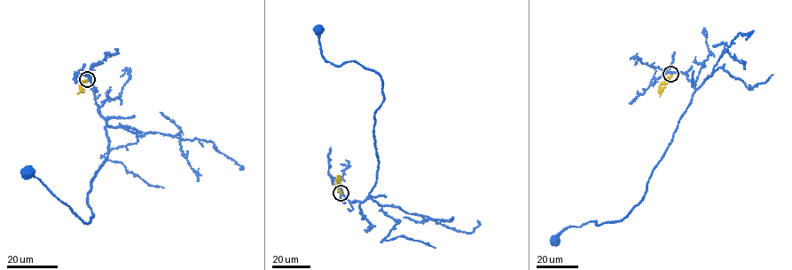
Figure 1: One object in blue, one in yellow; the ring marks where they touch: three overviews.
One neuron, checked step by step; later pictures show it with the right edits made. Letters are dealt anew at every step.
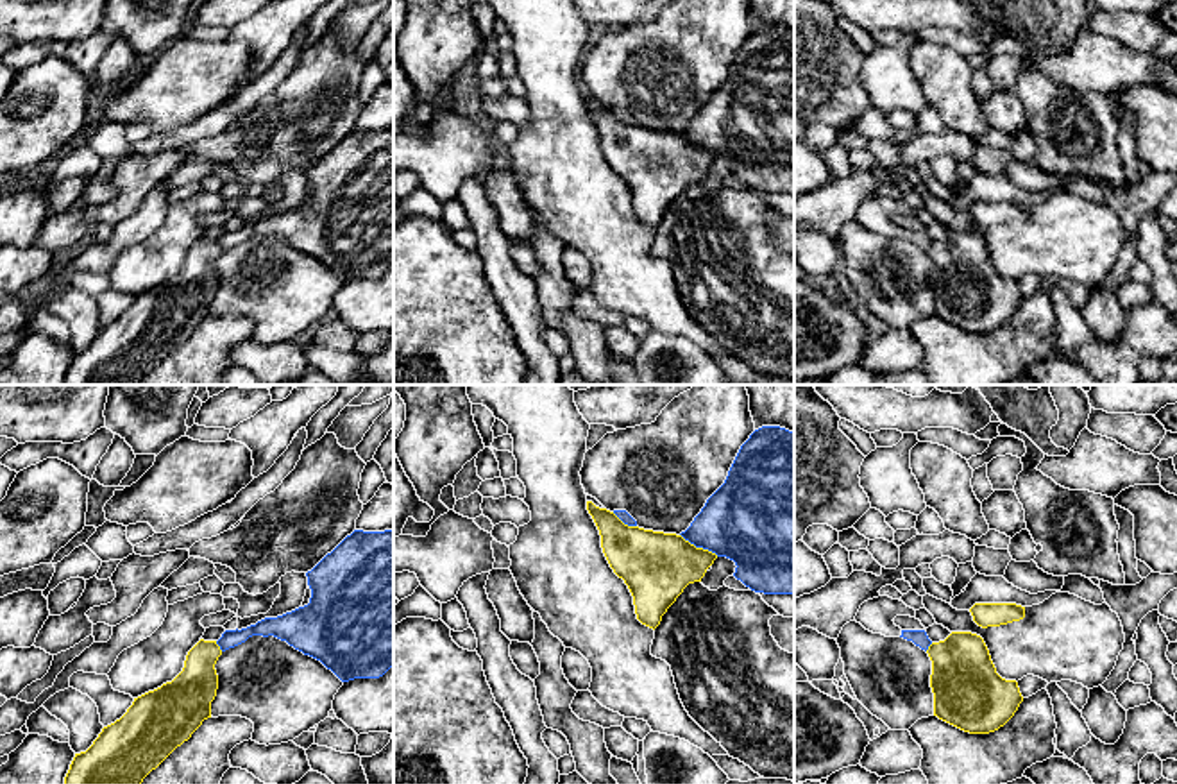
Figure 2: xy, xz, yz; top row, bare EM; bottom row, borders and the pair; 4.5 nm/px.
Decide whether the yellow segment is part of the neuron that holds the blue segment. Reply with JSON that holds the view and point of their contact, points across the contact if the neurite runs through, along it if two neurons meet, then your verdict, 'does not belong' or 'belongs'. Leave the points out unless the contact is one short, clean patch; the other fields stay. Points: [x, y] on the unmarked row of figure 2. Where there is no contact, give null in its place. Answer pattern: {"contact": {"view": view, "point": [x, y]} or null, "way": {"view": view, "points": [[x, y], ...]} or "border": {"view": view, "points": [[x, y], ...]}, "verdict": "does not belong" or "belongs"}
{"contact": {"view": "xz", "point": [700, 145]}, "verdict": "does not belong"}

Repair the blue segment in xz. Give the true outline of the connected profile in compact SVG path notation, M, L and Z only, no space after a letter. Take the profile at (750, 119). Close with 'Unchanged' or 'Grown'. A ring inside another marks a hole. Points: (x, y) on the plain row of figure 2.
M755 29L741 45L724 82L680 132L696 147L735 161L733 175L755 192L794 193L794 32Z. Unchanged

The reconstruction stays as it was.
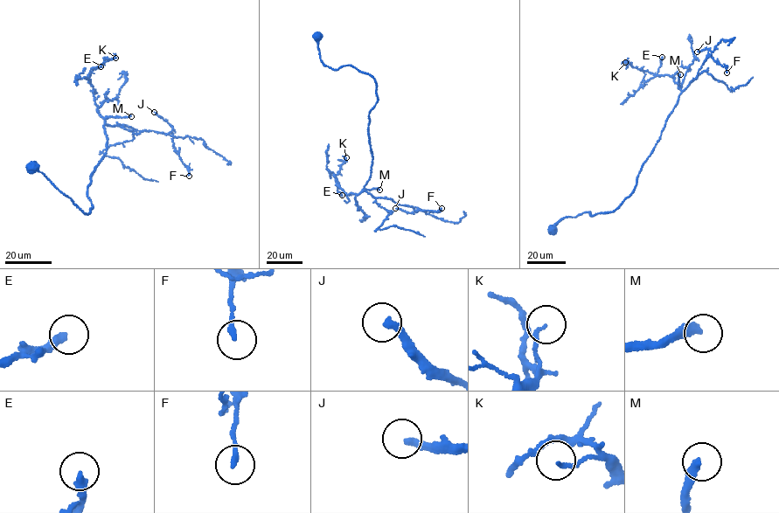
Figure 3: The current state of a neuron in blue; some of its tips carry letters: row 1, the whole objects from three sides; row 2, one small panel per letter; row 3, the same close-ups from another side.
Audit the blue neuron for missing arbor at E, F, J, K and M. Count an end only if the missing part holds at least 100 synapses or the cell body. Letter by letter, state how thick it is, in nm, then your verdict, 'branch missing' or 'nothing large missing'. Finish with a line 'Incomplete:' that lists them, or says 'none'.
E: calibre 220 nm; nothing large missing
F: calibre 190 nm; nothing large missing
J: calibre 280 nm; nothing large missing
K: calibre 130 nm; nothing large missing
M: calibre 280 nm; branch missing
Incomplete: M

